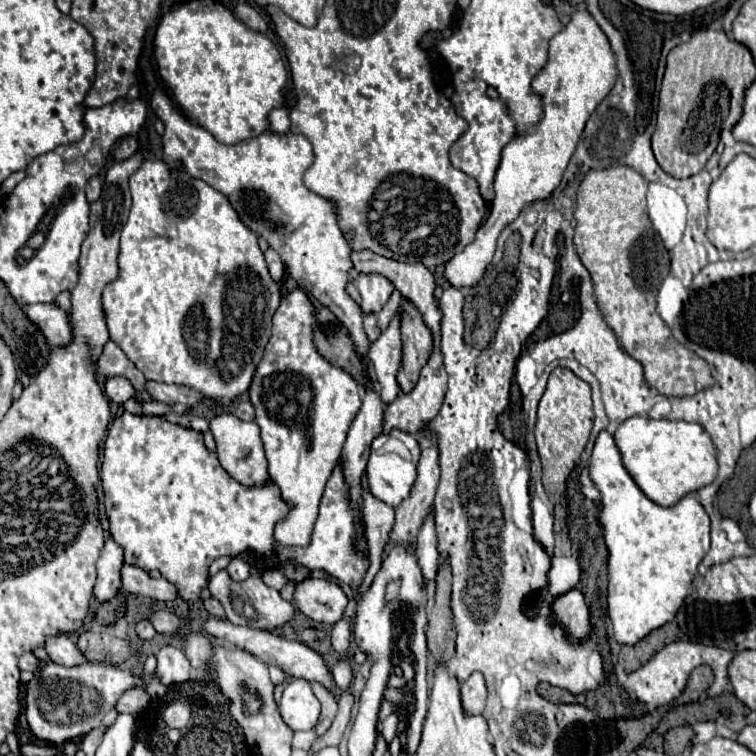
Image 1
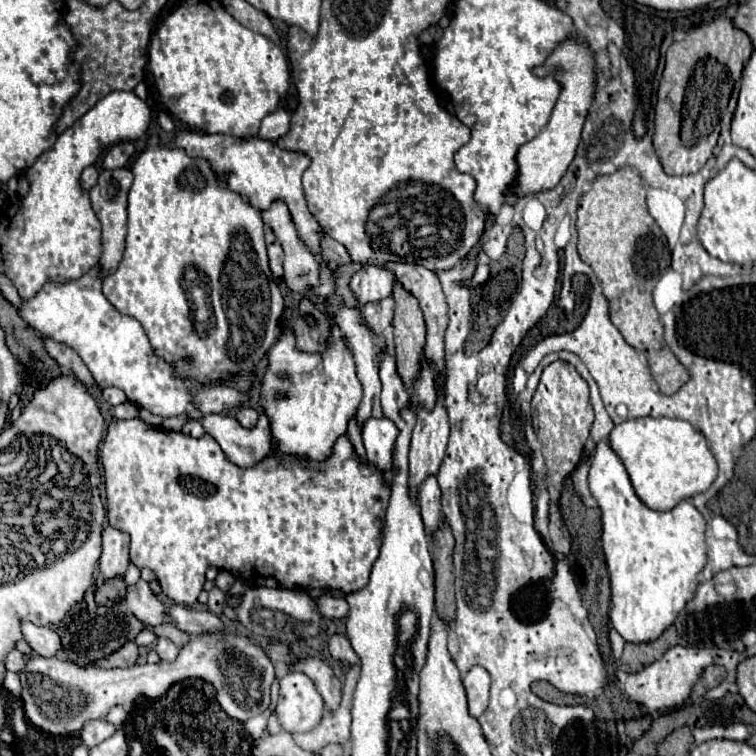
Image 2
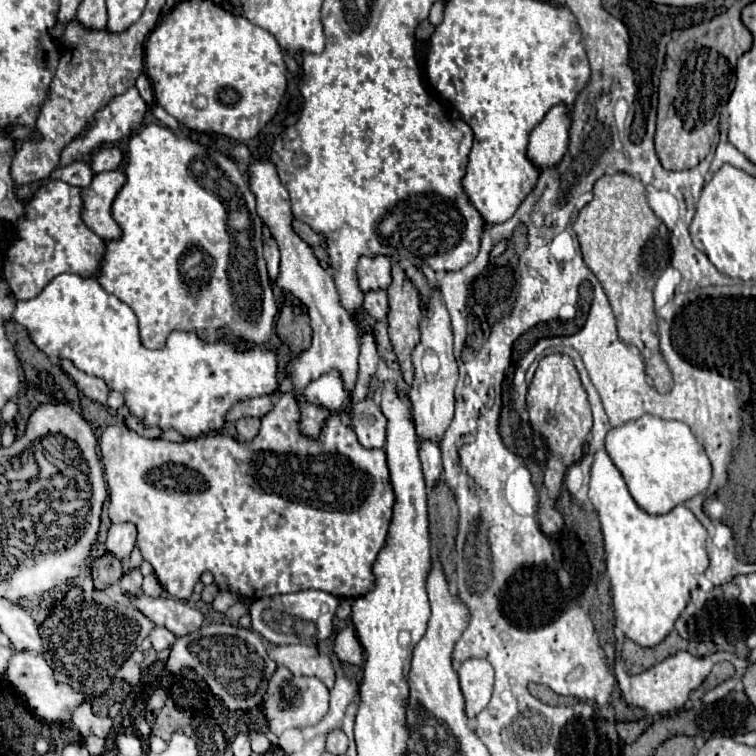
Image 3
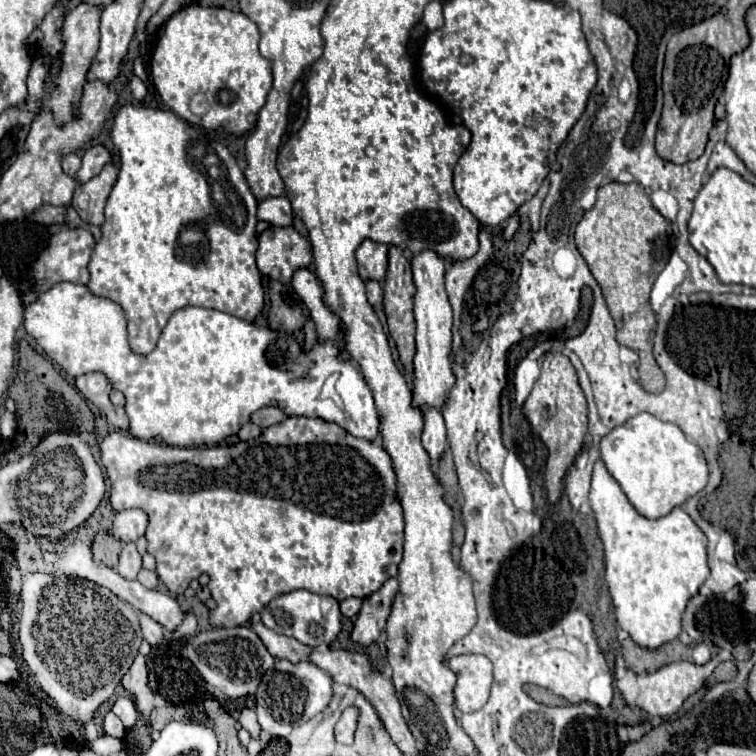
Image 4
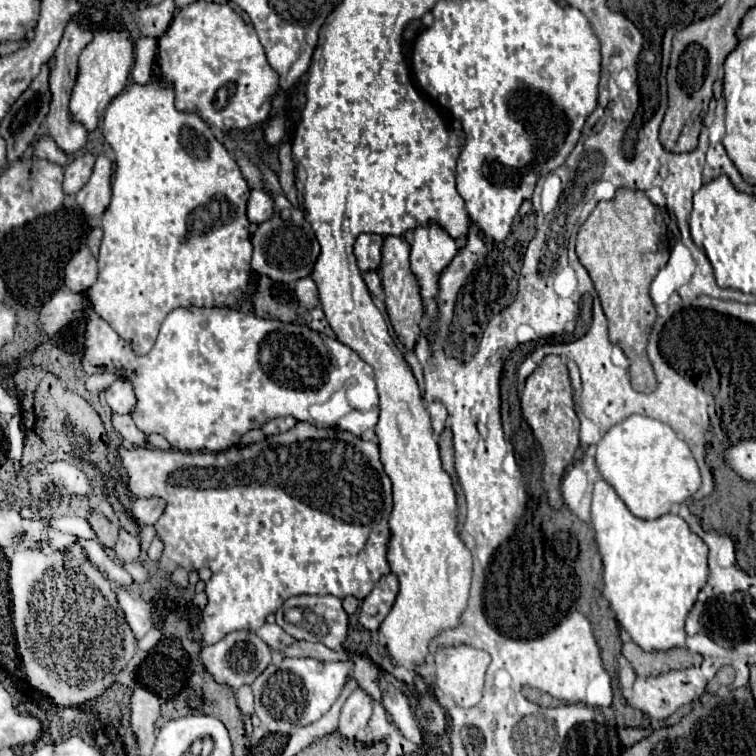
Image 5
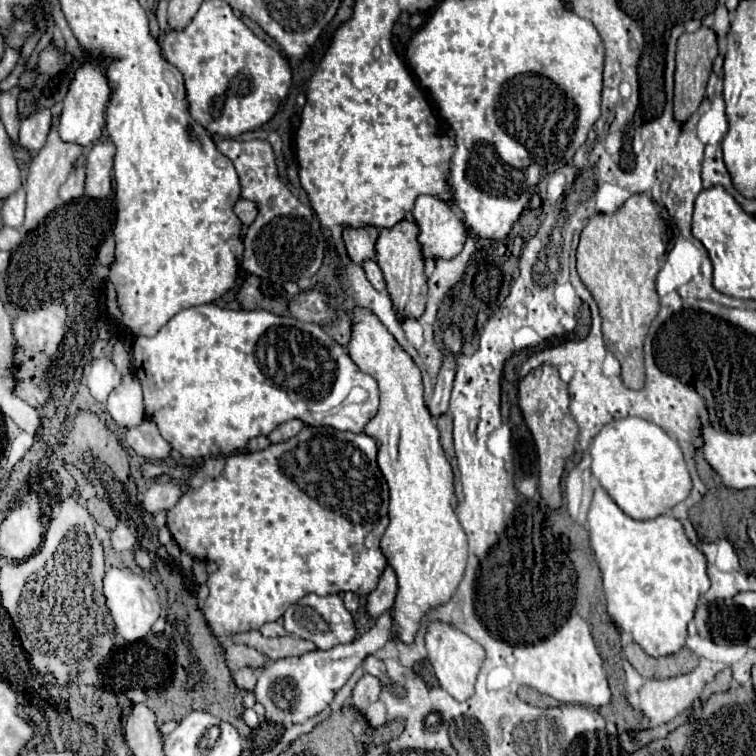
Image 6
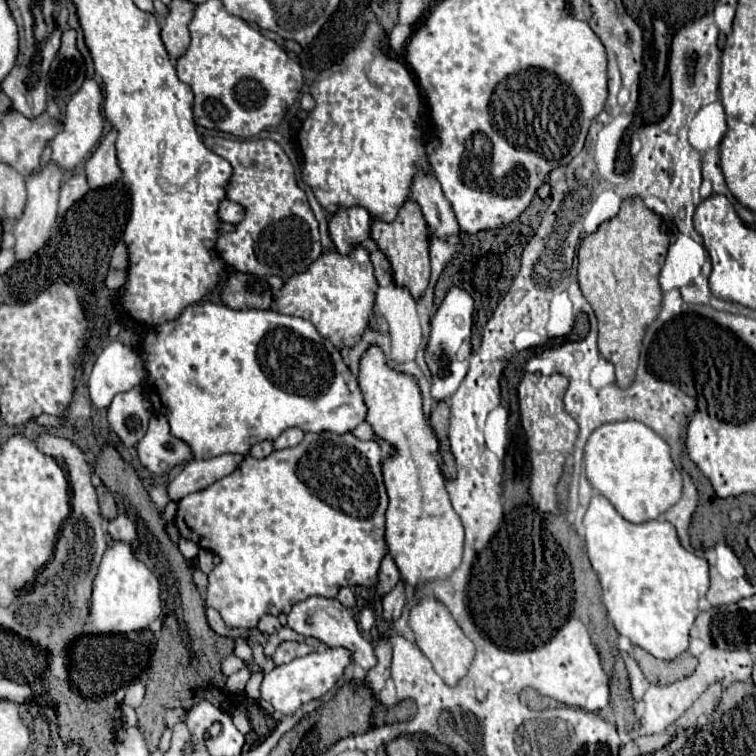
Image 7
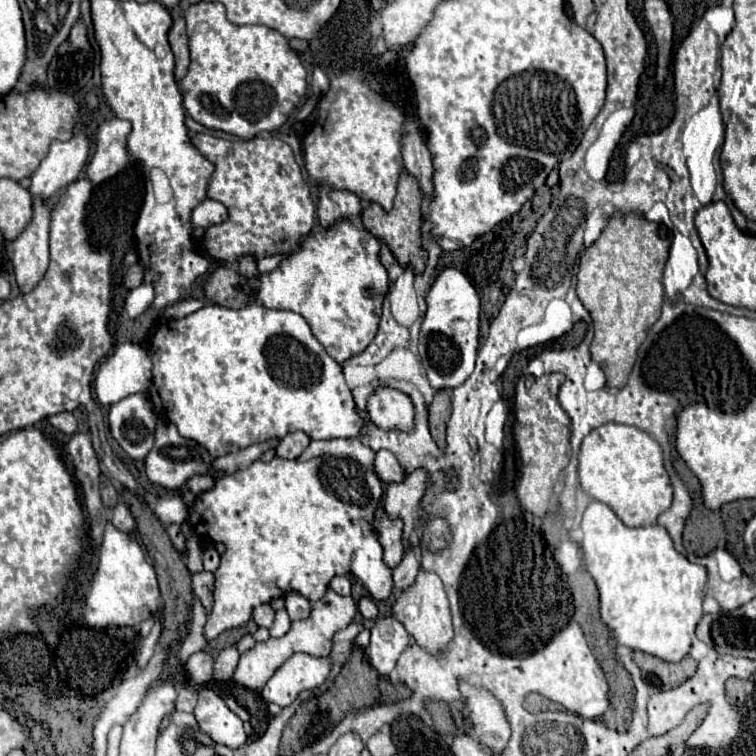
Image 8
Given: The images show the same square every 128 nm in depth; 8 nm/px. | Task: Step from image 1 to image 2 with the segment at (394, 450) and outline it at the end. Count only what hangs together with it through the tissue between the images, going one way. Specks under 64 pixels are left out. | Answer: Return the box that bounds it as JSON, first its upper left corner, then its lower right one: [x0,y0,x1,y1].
[362,418,396,474]

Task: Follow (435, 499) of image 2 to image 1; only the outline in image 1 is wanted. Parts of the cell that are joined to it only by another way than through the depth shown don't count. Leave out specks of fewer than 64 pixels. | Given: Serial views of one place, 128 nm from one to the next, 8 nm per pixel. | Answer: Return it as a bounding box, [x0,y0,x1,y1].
[416,506,438,584]

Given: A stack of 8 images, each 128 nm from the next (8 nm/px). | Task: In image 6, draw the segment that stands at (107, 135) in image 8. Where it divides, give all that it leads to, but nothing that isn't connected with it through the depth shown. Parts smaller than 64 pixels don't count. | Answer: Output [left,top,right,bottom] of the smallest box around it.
[86,140,116,198]

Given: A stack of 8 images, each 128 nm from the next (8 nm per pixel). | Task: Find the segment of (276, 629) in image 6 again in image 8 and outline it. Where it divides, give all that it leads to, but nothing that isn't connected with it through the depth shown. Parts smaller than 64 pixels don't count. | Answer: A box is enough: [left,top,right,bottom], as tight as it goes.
[252,604,274,628]

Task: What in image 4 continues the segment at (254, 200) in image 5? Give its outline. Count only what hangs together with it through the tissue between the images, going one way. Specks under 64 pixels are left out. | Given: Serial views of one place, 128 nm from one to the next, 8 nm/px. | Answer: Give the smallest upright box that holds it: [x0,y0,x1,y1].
[256,196,292,226]

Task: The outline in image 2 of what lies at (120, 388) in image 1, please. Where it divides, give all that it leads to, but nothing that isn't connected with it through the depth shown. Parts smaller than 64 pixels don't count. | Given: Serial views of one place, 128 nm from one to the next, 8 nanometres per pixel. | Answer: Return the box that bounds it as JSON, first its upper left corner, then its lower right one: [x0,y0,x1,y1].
[102,388,128,406]

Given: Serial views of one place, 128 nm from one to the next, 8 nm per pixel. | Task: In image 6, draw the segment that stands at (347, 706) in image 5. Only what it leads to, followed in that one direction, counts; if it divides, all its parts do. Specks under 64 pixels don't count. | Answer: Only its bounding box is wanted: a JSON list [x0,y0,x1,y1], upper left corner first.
[352,674,382,714]

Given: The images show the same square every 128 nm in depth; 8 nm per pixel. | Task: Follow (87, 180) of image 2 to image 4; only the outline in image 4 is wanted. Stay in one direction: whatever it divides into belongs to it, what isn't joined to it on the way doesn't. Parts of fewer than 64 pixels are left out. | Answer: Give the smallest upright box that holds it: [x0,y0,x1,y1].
[62,152,80,178]

